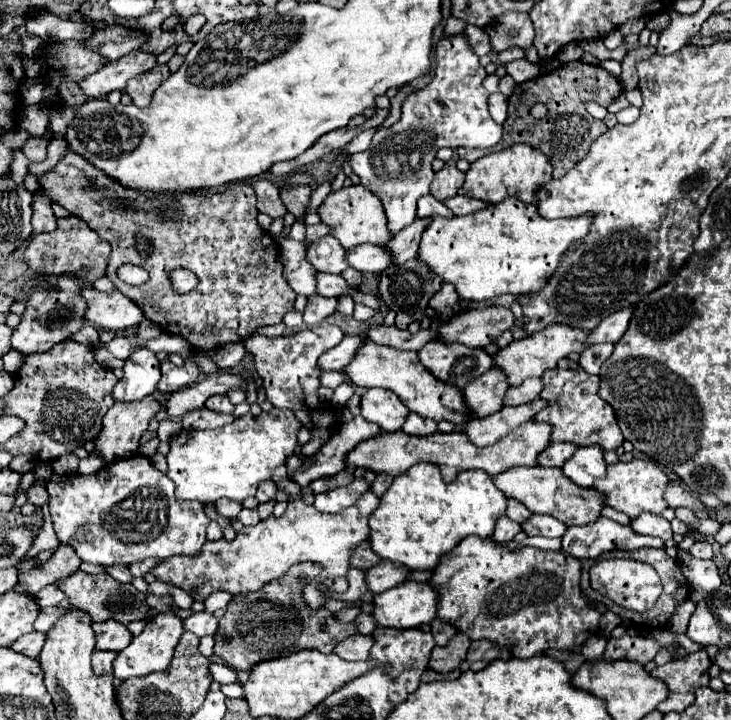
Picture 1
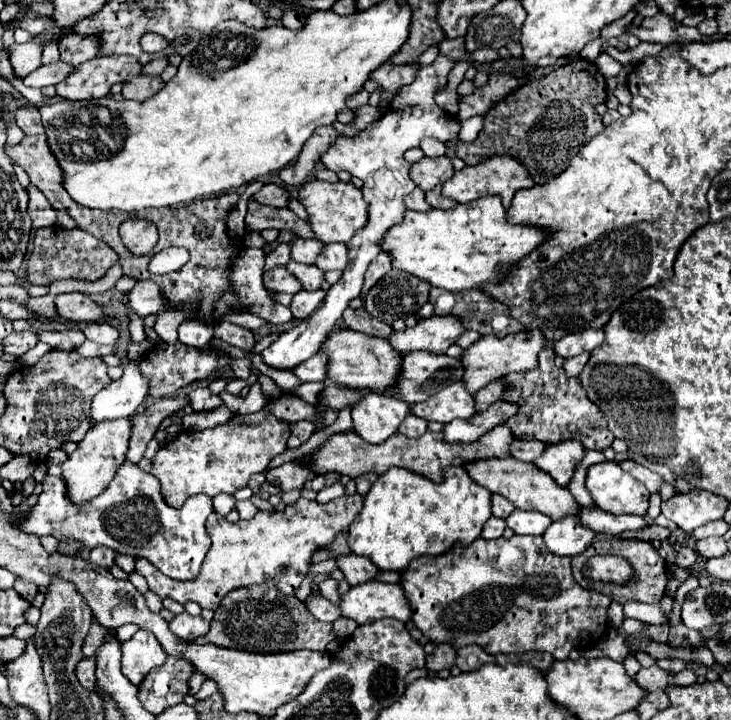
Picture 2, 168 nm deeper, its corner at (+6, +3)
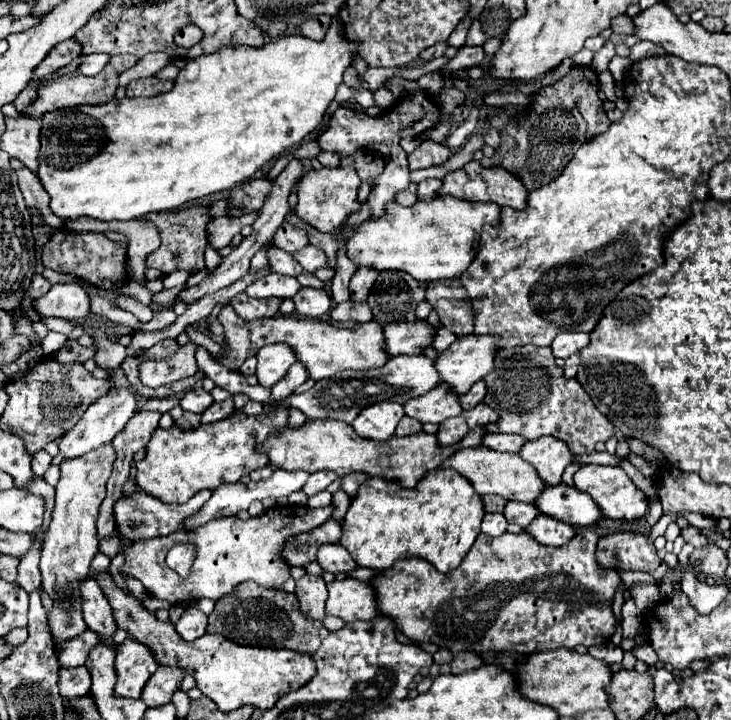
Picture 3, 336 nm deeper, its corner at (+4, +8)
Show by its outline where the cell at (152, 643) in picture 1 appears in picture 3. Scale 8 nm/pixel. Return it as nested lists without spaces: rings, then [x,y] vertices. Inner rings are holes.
[[[126,638],[116,650],[116,686],[114,696],[134,698],[138,700],[144,684],[156,672],[158,664],[154,664],[154,656],[144,644]]]

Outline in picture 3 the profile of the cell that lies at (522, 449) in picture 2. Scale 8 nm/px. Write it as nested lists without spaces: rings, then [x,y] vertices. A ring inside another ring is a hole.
[[[484,434],[482,438],[482,446],[498,452],[520,452],[524,442],[526,440],[522,436],[514,434]]]

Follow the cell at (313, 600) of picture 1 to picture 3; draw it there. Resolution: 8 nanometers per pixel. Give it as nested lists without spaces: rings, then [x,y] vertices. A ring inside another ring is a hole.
[[[276,506],[246,522],[232,516],[222,520],[210,520],[210,524],[204,524],[192,532],[178,530],[170,536],[156,536],[130,542],[124,548],[126,562],[120,568],[120,572],[124,576],[140,580],[146,592],[150,592],[160,600],[168,600],[170,604],[186,604],[188,600],[198,600],[198,598],[218,600],[246,580],[254,580],[256,584],[266,588],[278,588],[286,578],[290,578],[288,564],[282,564],[282,558],[278,556],[282,540],[288,540],[298,532],[310,532],[310,528],[324,524],[330,518],[332,510],[334,510],[332,506],[326,508]],[[177,543],[192,544],[196,548],[196,558],[186,578],[178,576],[172,568],[166,566],[166,554]]]

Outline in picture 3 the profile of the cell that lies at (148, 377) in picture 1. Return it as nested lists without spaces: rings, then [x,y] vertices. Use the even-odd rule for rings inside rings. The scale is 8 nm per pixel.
[[[112,390],[106,396],[102,396],[96,404],[92,404],[86,414],[82,416],[82,420],[66,432],[66,436],[60,438],[58,446],[60,446],[60,456],[62,458],[80,458],[92,450],[98,450],[100,446],[108,444],[114,440],[114,436],[124,428],[124,424],[134,416],[136,412],[136,396],[130,390]]]

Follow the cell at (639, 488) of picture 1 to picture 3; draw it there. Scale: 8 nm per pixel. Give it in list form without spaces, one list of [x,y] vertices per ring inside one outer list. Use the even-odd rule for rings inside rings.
[[[582,466],[574,474],[574,488],[578,492],[586,492],[596,502],[604,518],[618,518],[632,522],[642,518],[648,510],[646,494],[640,488],[636,488],[636,484],[626,476],[626,472],[620,466]]]

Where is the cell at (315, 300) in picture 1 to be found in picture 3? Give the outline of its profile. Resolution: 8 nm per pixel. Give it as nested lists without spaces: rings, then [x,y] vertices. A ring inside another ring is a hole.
[[[300,288],[292,300],[296,304],[296,312],[304,318],[318,318],[332,306],[332,298],[326,288]]]

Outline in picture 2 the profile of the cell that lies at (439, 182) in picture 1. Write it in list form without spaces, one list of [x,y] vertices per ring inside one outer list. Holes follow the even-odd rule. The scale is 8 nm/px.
[[[424,157],[412,165],[412,181],[422,189],[430,191],[436,185],[444,185],[454,175],[454,167],[448,157]]]

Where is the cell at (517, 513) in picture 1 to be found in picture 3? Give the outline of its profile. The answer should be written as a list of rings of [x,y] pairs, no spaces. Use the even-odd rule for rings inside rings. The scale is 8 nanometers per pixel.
[[[494,494],[482,496],[482,502],[484,502],[486,512],[502,512],[506,506],[506,500],[502,496],[494,496]]]

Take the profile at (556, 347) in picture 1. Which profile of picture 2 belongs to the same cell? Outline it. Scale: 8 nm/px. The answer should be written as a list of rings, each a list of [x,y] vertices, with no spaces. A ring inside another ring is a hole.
[[[540,329],[534,331],[522,331],[522,333],[514,333],[514,335],[506,335],[506,337],[496,337],[496,335],[484,335],[480,337],[472,347],[468,347],[462,355],[464,361],[464,383],[466,389],[470,393],[476,393],[478,389],[486,387],[488,383],[506,377],[508,373],[514,371],[530,371],[538,367],[538,353],[546,347],[552,345],[554,341],[546,339]]]

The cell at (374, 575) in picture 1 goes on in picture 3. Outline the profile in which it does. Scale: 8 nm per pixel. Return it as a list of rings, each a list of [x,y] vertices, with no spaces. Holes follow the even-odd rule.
[[[322,544],[318,548],[318,554],[316,554],[316,562],[320,564],[320,568],[324,572],[352,572],[356,568],[352,556],[346,552],[346,548],[342,548],[340,544]]]

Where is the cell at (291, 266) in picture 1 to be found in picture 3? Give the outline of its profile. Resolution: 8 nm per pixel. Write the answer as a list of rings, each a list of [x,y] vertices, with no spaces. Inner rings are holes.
[[[270,272],[264,278],[258,278],[254,284],[246,288],[246,294],[252,298],[292,298],[300,290],[300,284],[296,278],[282,276],[276,272]]]

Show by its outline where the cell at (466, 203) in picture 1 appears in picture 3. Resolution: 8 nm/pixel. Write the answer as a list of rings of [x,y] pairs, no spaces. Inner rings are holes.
[[[436,178],[422,180],[422,182],[418,184],[418,190],[416,190],[418,200],[430,200],[430,198],[434,198],[436,192],[438,192],[438,188],[440,188],[440,184],[442,184],[442,182],[436,180]]]

